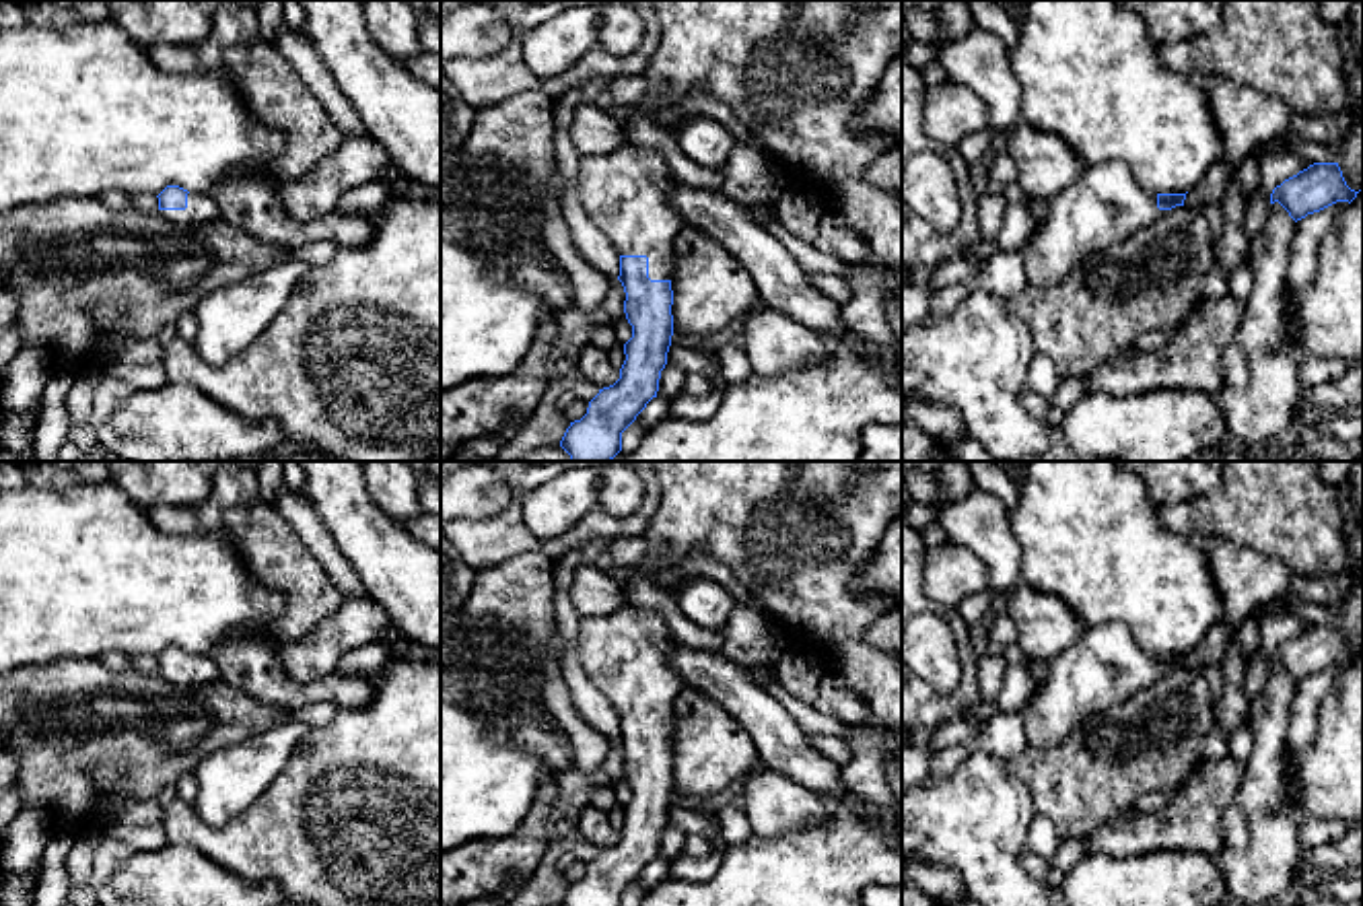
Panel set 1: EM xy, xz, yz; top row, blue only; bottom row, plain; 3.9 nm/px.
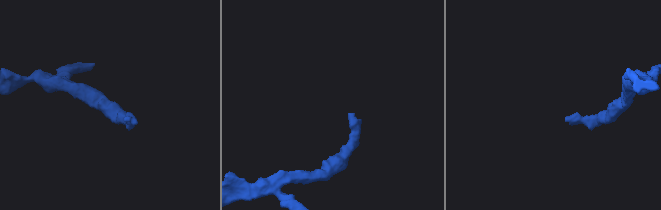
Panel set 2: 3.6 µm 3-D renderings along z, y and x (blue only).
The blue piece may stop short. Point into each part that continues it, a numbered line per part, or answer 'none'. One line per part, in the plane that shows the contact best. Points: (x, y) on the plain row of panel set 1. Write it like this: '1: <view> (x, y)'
1: xz (626, 653)

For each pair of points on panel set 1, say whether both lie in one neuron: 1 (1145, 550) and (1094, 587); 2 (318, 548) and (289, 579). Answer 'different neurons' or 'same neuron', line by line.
1: same neuron
2: different neurons

